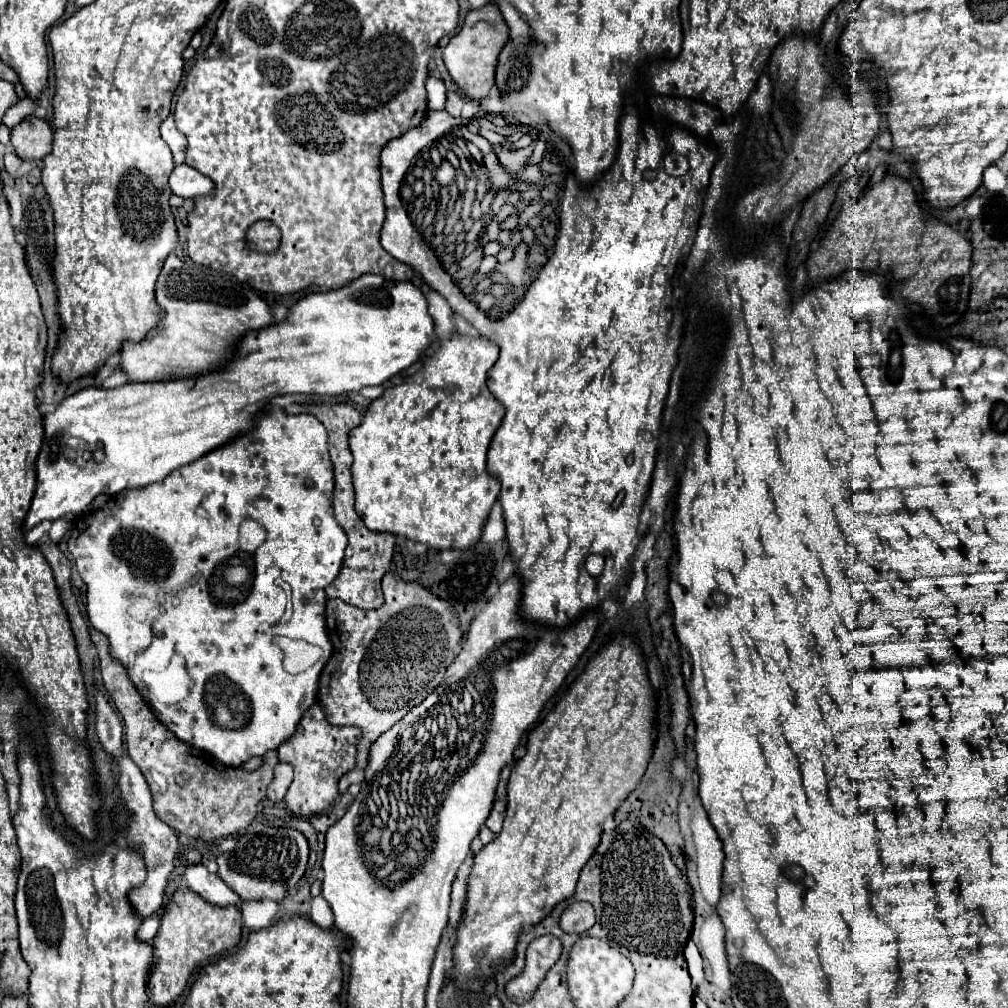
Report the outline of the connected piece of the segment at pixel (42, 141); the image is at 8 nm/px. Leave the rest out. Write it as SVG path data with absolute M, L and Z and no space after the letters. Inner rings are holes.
M24 119L12 129L12 145L22 161L40 161L52 151L52 129L42 119Z

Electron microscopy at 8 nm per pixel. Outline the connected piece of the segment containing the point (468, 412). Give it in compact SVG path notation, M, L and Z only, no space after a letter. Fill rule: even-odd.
M452 335L440 339L440 347L408 377L414 383L386 387L384 395L370 403L364 421L350 433L356 513L370 531L404 535L434 549L470 547L480 537L482 523L500 493L500 483L496 477L488 477L486 469L488 445L506 411L486 385L488 369L496 363L498 353L498 345L486 337Z

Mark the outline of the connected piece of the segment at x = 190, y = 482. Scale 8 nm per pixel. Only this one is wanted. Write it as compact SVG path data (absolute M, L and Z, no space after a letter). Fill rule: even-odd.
M272 407L270 411L266 411L266 413L262 413L262 415L258 417L256 429L254 429L254 431L250 431L250 433L246 433L246 435L234 439L232 443L226 443L226 445L218 447L216 451L210 451L208 455L196 459L194 463L188 463L188 465L184 465L184 467L180 467L180 469L176 469L176 471L172 471L172 473L170 473L164 481L160 481L160 483L152 483L152 485L140 487L140 489L126 489L126 491L122 491L122 493L110 497L108 503L106 503L104 507L80 515L80 517L74 521L74 527L70 529L68 551L72 553L74 565L76 565L76 569L78 569L78 575L82 577L82 581L84 581L84 585L86 585L86 599L88 599L88 605L86 605L86 607L88 607L88 621L90 621L90 625L92 625L94 629L102 631L102 633L108 637L108 641L110 641L110 655L112 655L114 659L118 659L118 661L126 667L130 681L134 683L134 687L138 689L138 693L144 697L144 701L150 705L150 709L158 715L158 719L160 719L180 741L184 741L184 743L188 743L188 745L192 745L192 747L196 747L196 749L202 749L202 751L212 753L218 761L222 761L222 763L228 765L228 767L240 767L242 763L246 763L246 761L252 759L252 757L260 757L260 755L264 755L264 753L270 751L270 749L278 749L278 745L282 745L282 743L296 731L296 723L300 721L300 717L304 715L304 711L306 711L310 705L314 705L314 701L316 701L320 671L322 671L322 667L326 665L326 661L330 659L330 655L332 655L332 645L330 645L328 635L326 635L326 617L324 617L324 615L326 615L326 593L324 593L324 589L326 589L326 587L334 581L334 577L338 575L338 571L340 571L340 567L342 567L342 559L344 559L344 549L346 549L346 545L348 545L348 539L346 539L344 529L342 529L342 527L336 523L336 519L334 519L332 491L334 491L334 473L332 473L332 461L330 455L328 455L328 433L326 433L324 425L322 425L314 415L288 415L288 413L286 413L284 409L280 409L280 407ZM244 517L254 517L254 521L258 521L258 523L266 529L266 541L254 551L254 559L252 559L254 565L248 565L248 567L246 567L246 561L238 561L238 559L236 559L236 555L238 555L238 551L240 551L240 545L238 545L238 529L240 529L240 523L244 521ZM258 579L274 579L274 583L276 583L278 587L284 589L284 605L286 605L284 608L293 608L293 614L288 622L282 623L280 620L280 623L276 623L276 625L266 625L266 623L262 625L260 621L254 621L254 623L248 621L248 619L250 619L250 603L248 603L250 587L258 587ZM278 635L290 637L290 639L304 639L304 641L308 641L308 643L312 643L312 645L322 645L322 651L324 651L324 653L322 653L322 659L320 659L316 665L312 665L310 669L306 669L304 673L298 673L298 675L286 673L284 667L282 667L284 653L282 653L282 649L280 649L278 645L274 645L274 641L272 641L272 639L278 637Z

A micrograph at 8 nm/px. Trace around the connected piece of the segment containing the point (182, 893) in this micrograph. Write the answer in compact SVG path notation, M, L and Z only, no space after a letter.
M176 889L160 919L156 937L152 939L154 947L154 965L150 969L148 993L154 1005L166 1007L176 1001L188 985L188 977L194 967L214 955L220 955L238 945L242 935L242 915L236 907L218 907L208 905L202 897L196 897L190 889Z

